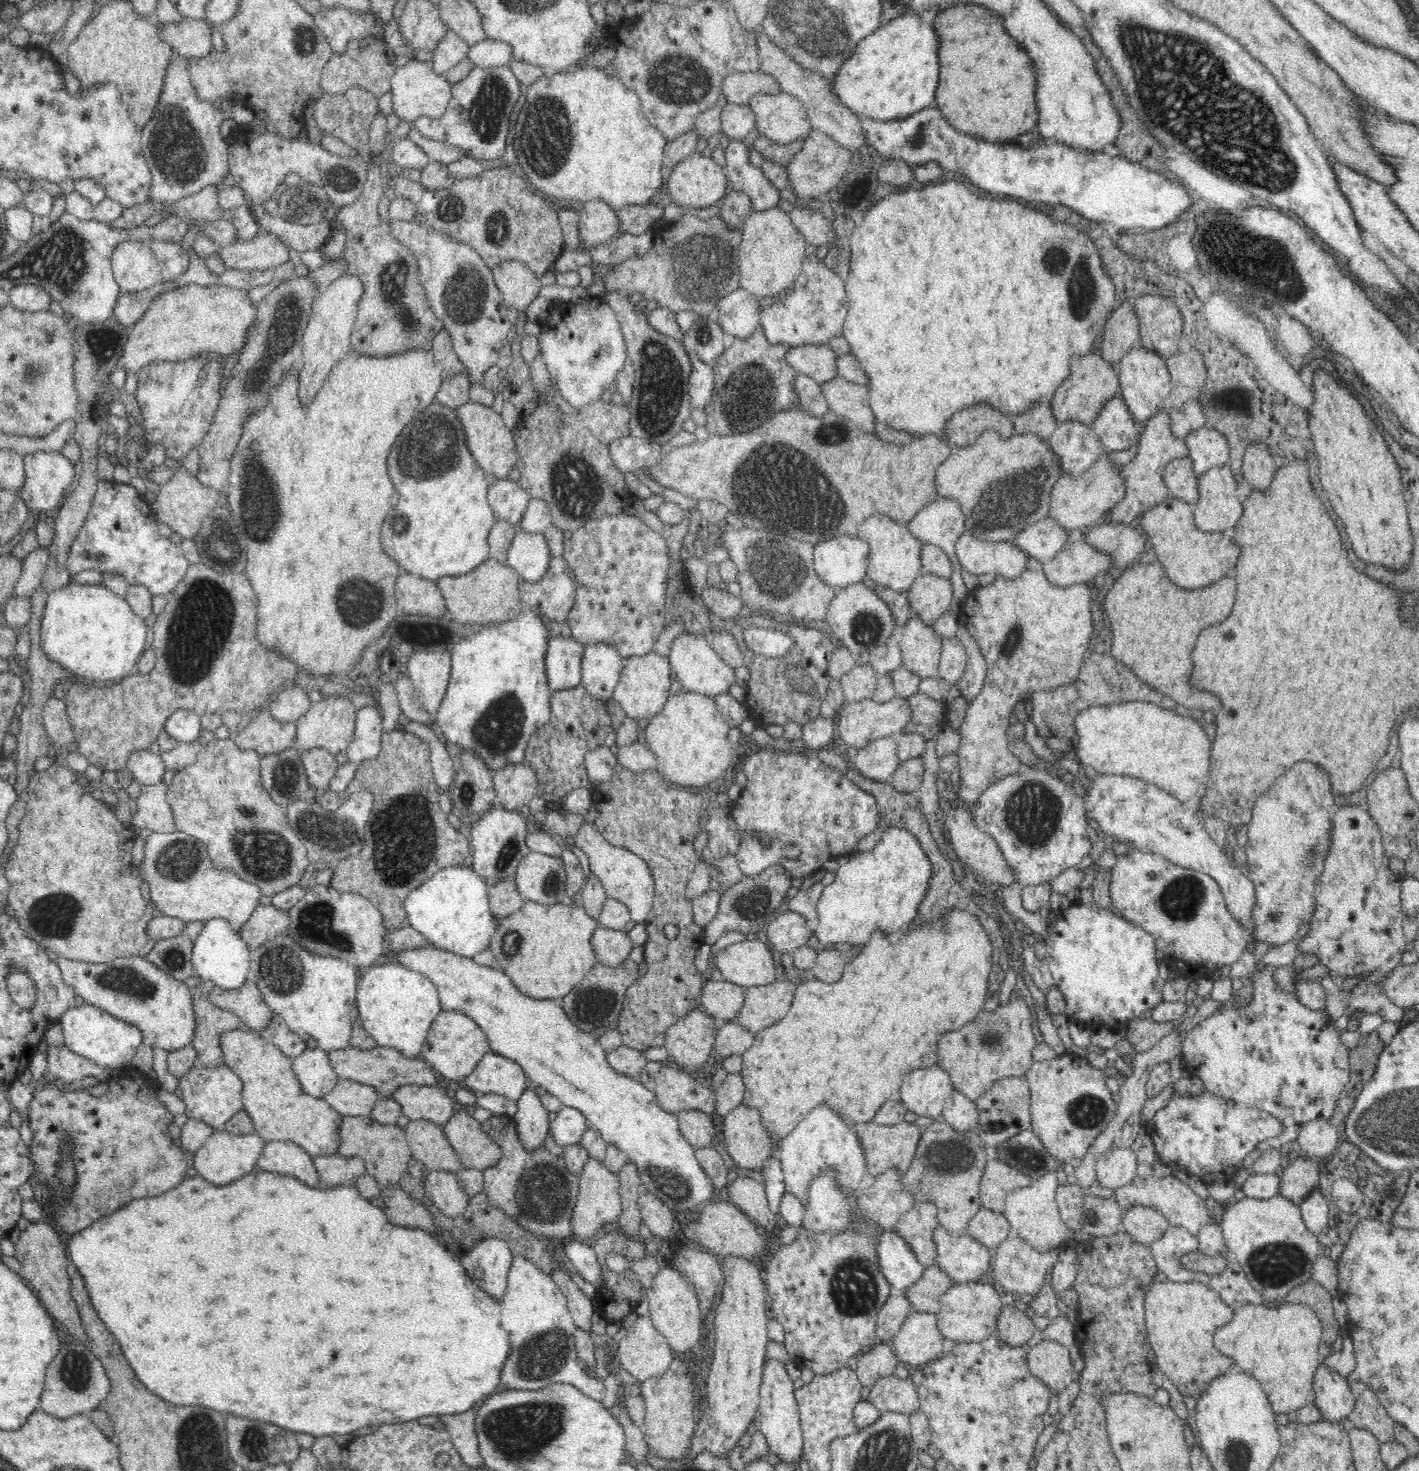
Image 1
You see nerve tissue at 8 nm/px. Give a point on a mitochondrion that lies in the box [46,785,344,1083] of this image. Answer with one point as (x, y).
(275, 862)

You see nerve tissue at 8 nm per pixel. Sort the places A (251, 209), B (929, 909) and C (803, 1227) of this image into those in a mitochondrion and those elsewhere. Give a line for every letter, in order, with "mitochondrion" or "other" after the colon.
A: other
B: mitochondrion
C: other

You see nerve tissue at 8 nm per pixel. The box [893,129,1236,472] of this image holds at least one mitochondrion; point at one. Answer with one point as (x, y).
(1081, 275)

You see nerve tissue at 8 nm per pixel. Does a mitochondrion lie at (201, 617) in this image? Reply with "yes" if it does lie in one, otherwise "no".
yes

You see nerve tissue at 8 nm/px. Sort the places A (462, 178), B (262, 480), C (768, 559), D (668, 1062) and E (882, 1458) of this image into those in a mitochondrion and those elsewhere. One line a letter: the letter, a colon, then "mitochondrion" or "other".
A: other
B: mitochondrion
C: mitochondrion
D: other
E: mitochondrion

